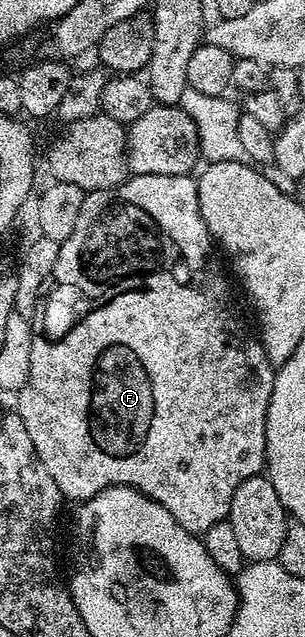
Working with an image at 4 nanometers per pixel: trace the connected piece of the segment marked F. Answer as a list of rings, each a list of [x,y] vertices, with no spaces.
[[[139,174],[127,177],[121,186],[113,190],[95,190],[87,193],[84,204],[80,208],[80,216],[76,220],[76,228],[72,228],[72,236],[61,243],[61,257],[54,266],[53,277],[68,289],[74,290],[78,282],[82,282],[83,299],[92,300],[96,296],[110,296],[110,306],[102,306],[102,310],[94,307],[94,314],[66,338],[66,342],[58,342],[58,346],[32,346],[30,371],[28,380],[17,391],[18,407],[16,413],[22,419],[24,428],[28,428],[28,436],[32,436],[32,444],[44,464],[48,468],[48,476],[56,480],[63,499],[78,498],[85,500],[93,494],[105,490],[107,486],[131,486],[141,494],[147,494],[156,500],[180,523],[189,534],[203,535],[212,524],[229,519],[232,496],[244,480],[259,477],[266,465],[266,417],[268,404],[272,400],[275,367],[266,355],[259,335],[246,327],[238,306],[234,303],[234,294],[230,291],[230,282],[214,255],[216,243],[210,233],[208,224],[200,212],[198,199],[198,183],[190,174],[176,176],[152,176]]]

